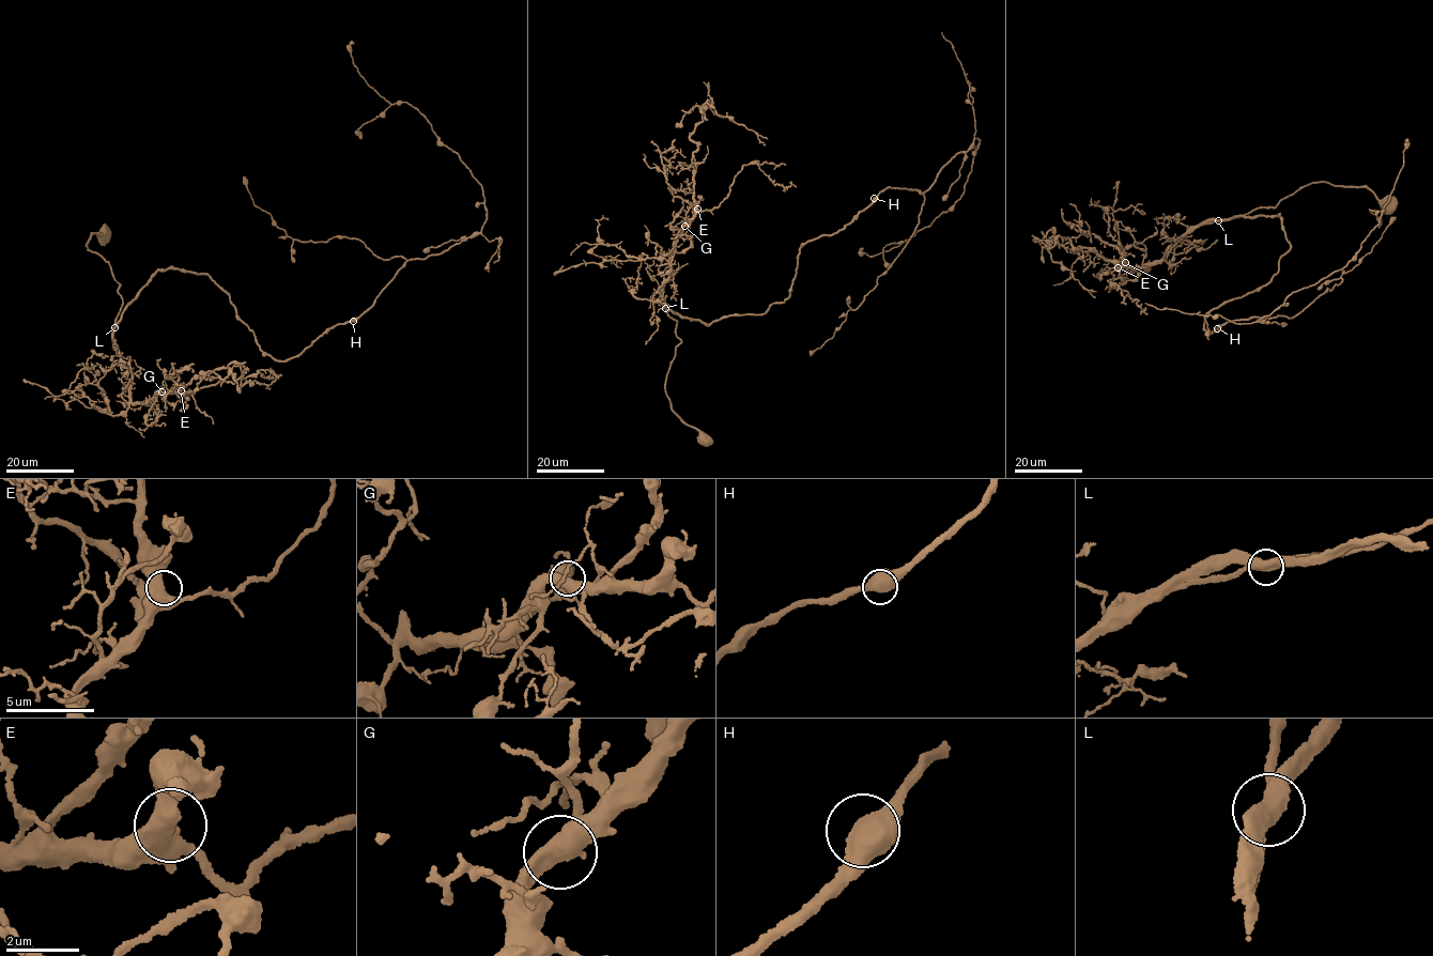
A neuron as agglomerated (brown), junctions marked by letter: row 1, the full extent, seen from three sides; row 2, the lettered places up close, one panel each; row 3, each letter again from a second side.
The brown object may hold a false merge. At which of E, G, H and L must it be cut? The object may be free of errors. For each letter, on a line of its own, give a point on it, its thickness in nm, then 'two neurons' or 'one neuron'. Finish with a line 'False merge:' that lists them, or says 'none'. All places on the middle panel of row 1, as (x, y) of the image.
E: (697, 209) | 600 nm | one neuron
G: (684, 226) | 500 nm | one neuron
H: (874, 198) | 550 nm | one neuron
L: (665, 308) | 550 nm | one neuron
False merge: none

